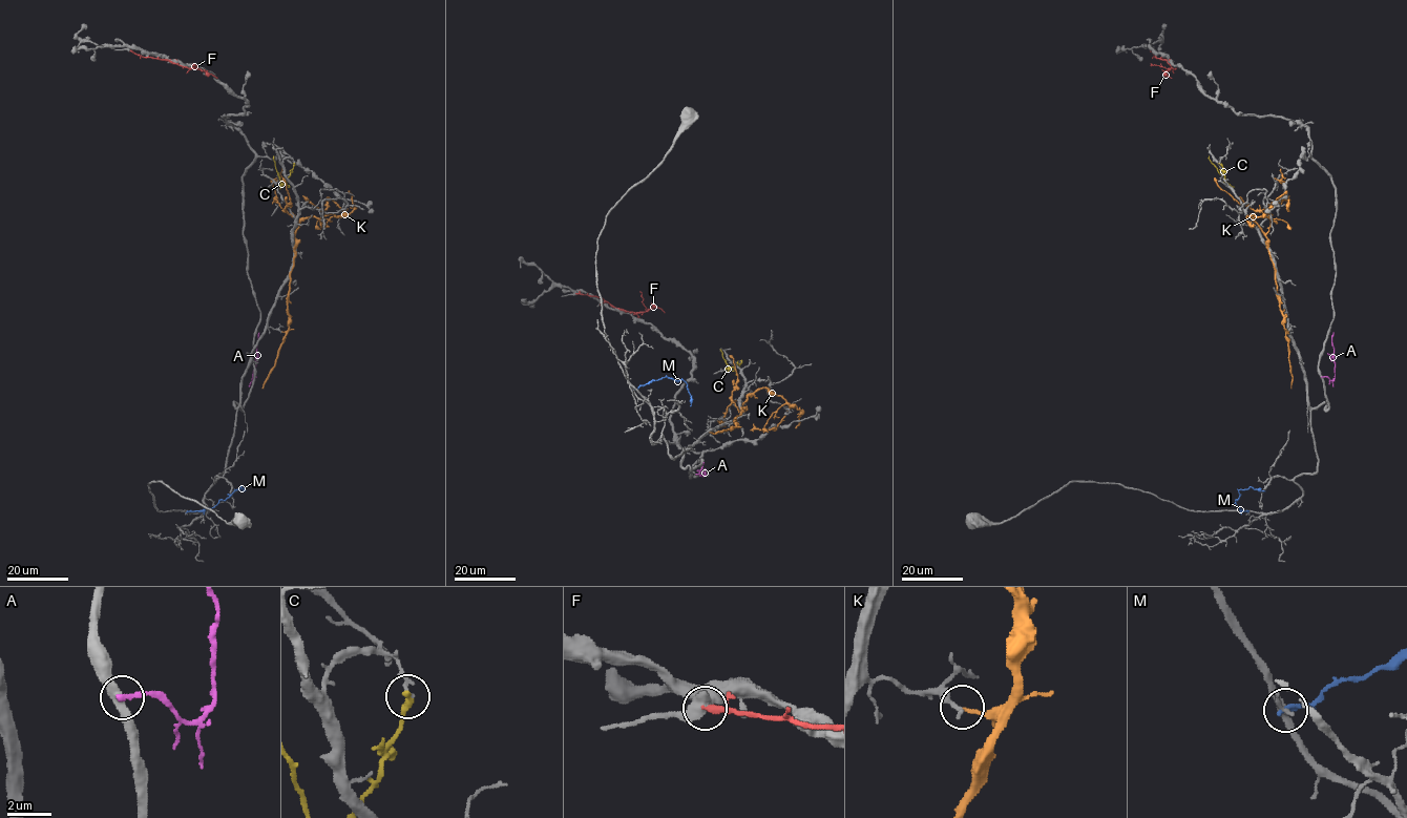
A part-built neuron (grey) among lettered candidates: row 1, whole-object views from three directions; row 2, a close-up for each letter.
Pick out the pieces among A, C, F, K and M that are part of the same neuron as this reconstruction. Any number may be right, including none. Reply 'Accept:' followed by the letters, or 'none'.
Accept: none

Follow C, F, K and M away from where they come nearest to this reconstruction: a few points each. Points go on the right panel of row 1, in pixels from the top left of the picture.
C: (1219, 164), (1226, 183), (1209, 156)
F: (1152, 49), (1156, 58), (1164, 59), (1171, 68), (1151, 64)
K: (1288, 331), (1268, 238), (1252, 218), (1246, 218), (1260, 216), (1286, 197), (1288, 210), (1288, 195)
M: (1248, 512), (1237, 506), (1238, 490), (1252, 487), (1265, 490)

